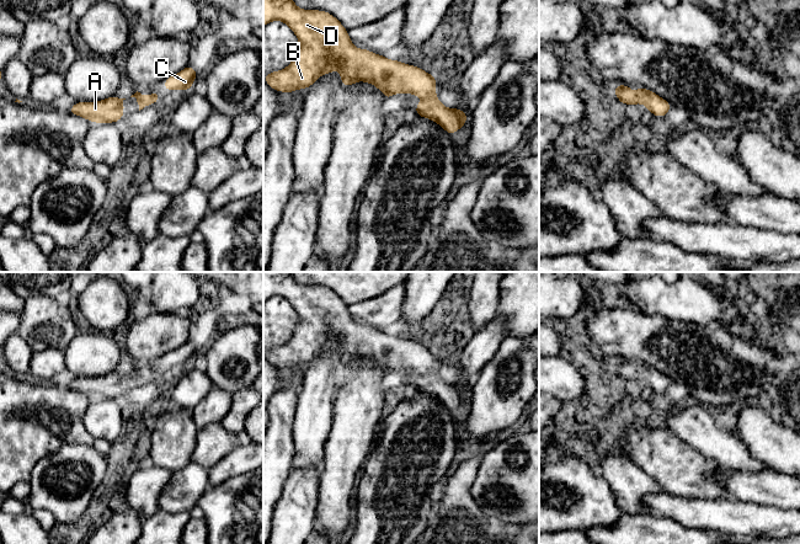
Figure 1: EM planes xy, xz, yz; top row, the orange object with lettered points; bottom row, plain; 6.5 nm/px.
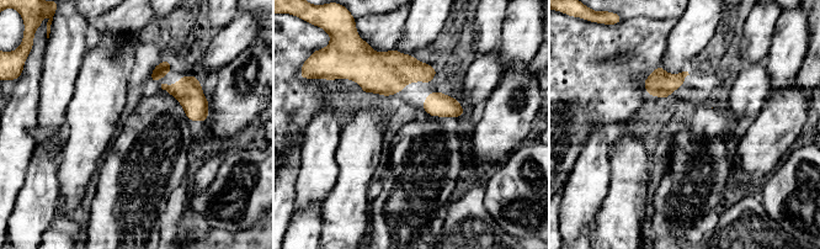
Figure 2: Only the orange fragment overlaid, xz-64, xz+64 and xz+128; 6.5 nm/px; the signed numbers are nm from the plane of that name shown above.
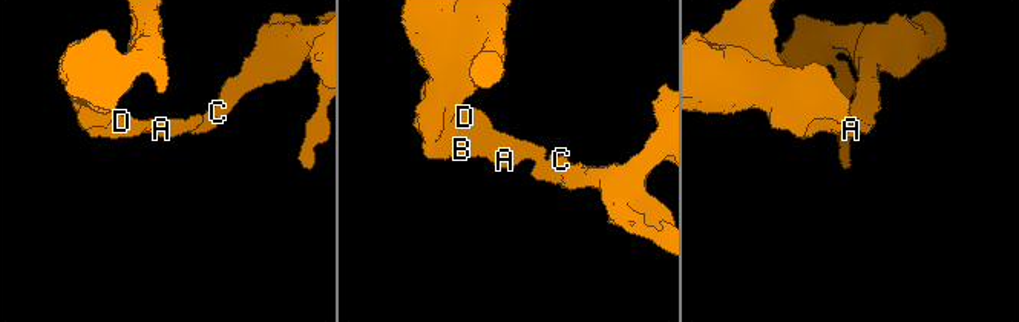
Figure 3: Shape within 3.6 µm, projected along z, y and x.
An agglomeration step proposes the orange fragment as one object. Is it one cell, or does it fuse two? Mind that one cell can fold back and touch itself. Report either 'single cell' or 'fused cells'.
single cell

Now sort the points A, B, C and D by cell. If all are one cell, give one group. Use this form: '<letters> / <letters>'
A B C D

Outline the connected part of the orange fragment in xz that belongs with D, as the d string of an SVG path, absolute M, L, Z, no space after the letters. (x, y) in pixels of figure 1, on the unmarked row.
M263 272L263 303L272 297L284 298L297 311L298 327L290 340L265 351L276 367L308 364L324 350L337 346L345 363L358 357L374 361L390 374L395 369L420 372L417 391L432 395L448 410L466 399L468 388L447 384L436 370L436 352L418 342L391 336L353 321L348 306L330 288L303 286L292 272Z

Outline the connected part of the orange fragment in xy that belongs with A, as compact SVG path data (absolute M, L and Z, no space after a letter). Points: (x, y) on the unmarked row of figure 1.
M114 370L101 377L75 378L68 388L92 399L114 399L123 394L124 375Z

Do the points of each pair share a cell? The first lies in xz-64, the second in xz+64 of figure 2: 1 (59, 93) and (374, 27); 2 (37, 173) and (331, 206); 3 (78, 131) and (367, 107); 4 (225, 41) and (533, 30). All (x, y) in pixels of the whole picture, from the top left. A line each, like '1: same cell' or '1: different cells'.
1: different cells
2: different cells
3: same cell
4: different cells

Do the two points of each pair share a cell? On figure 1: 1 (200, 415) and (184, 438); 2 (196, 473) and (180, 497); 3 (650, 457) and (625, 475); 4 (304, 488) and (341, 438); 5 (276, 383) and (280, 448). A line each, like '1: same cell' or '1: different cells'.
1: different cells
2: same cell
3: different cells
4: different cells
5: different cells

